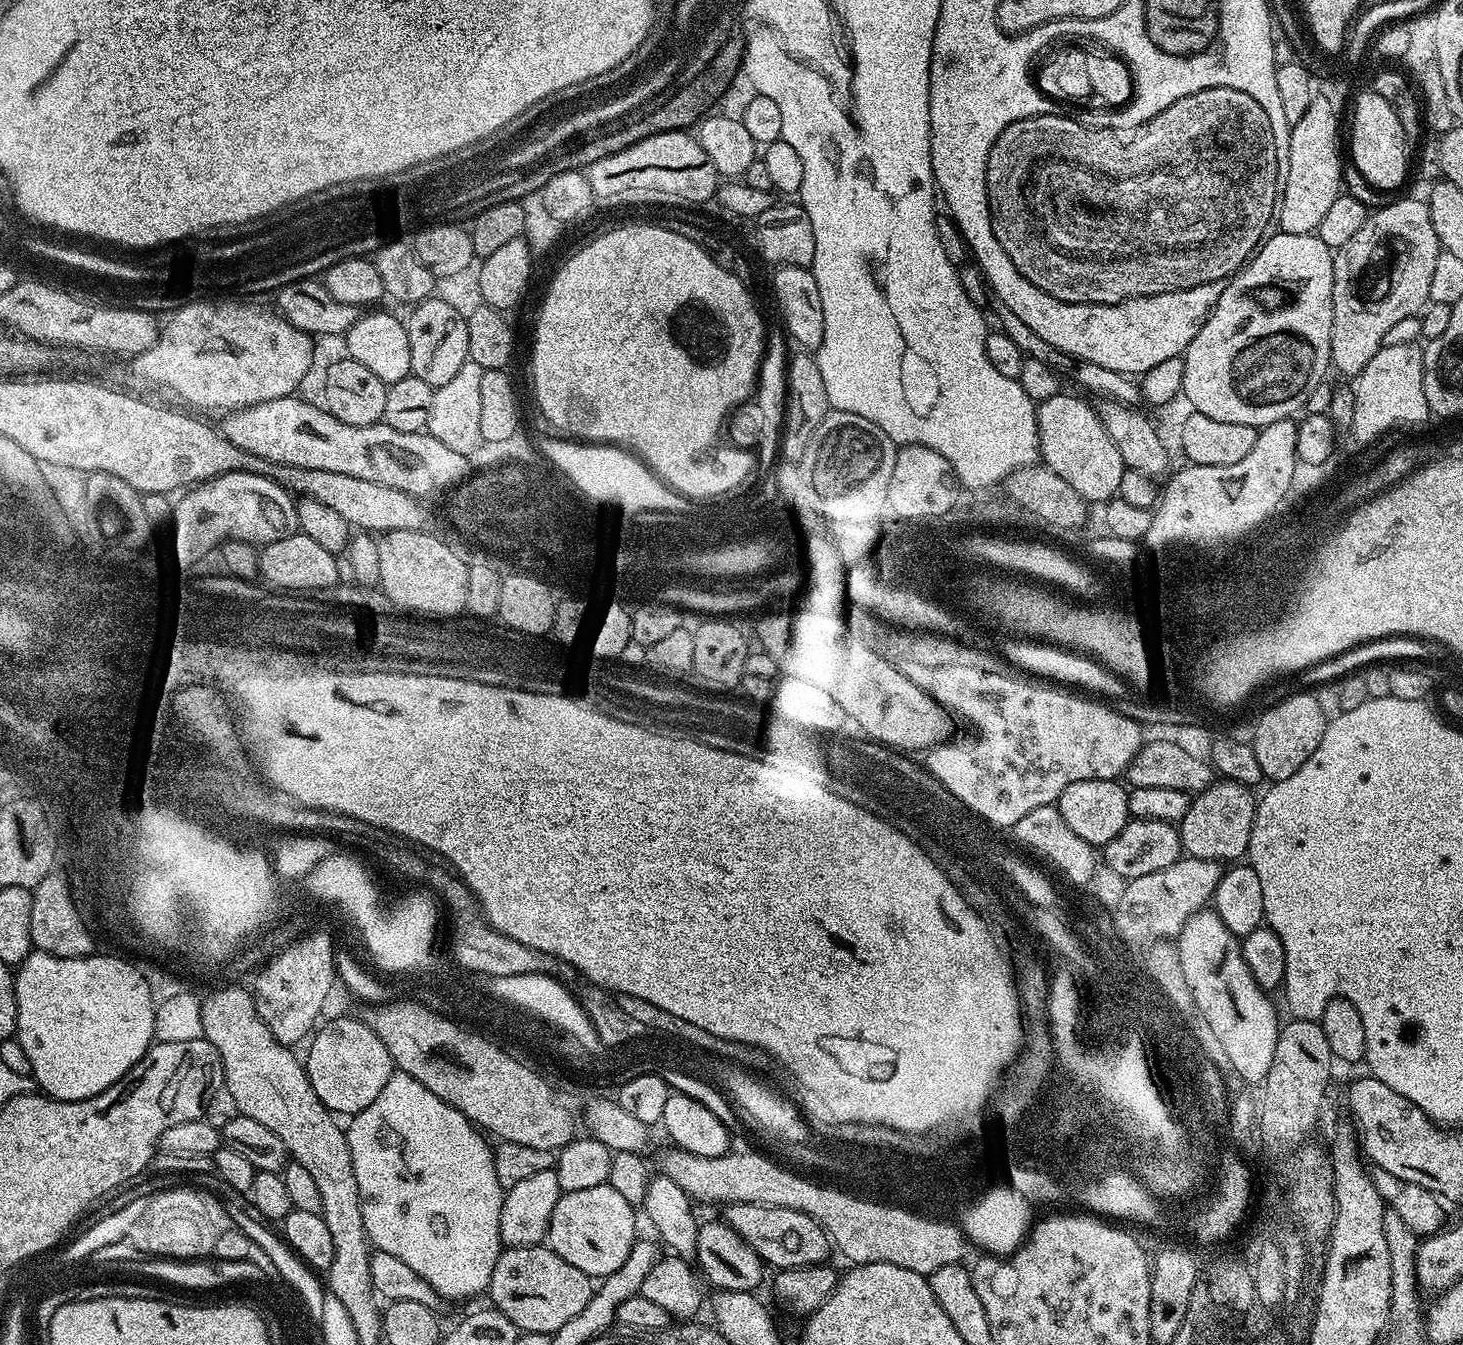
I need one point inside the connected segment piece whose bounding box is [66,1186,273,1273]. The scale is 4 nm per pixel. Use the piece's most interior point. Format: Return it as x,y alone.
184,1223

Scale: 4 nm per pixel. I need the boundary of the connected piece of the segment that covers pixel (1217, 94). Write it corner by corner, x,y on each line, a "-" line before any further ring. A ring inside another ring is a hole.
1207,88
1194,94
1186,94
1186,98
1178,98
1162,114
1150,118
1142,126
1140,132
1140,180
1122,176
1126,170
1118,170
1118,164
1126,160
1126,150
1116,142
1118,130
1111,128
1090,128
1071,120
1064,115
1049,114
1047,116
1031,116
1025,120
1014,122
998,134
994,146
990,150
990,158
986,162
986,190
988,191
988,209
992,215
994,238
998,238
998,246
1010,254
1010,262
1024,275
1034,282
1046,294
1071,304
1117,304
1123,300
1133,300
1139,296
1153,296
1186,290
1194,286
1202,286
1206,282
1227,281
1236,275
1250,257
1260,247
1269,231
1268,223
1273,223
1274,213
1278,208
1278,150
1274,146
1274,130
1270,130
1270,118
1266,118
1266,110
1250,98
1250,94
1242,94
1242,90
1229,88

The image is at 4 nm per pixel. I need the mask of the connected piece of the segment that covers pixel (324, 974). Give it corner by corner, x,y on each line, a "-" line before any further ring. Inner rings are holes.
312,932
304,944
293,948
283,959
274,964
265,963
259,969
256,985
250,991
262,1022
280,1044
296,1046
299,1040
309,1039
308,1031
316,1024
334,980
334,940
324,932

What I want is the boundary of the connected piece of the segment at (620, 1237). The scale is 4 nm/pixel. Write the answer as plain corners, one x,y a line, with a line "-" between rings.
608,1184
593,1186
591,1190
565,1192
554,1206
554,1214
548,1227
547,1247
558,1258
566,1258
570,1266
578,1266
582,1274
593,1278
603,1278
614,1274
636,1245
637,1209
618,1190

